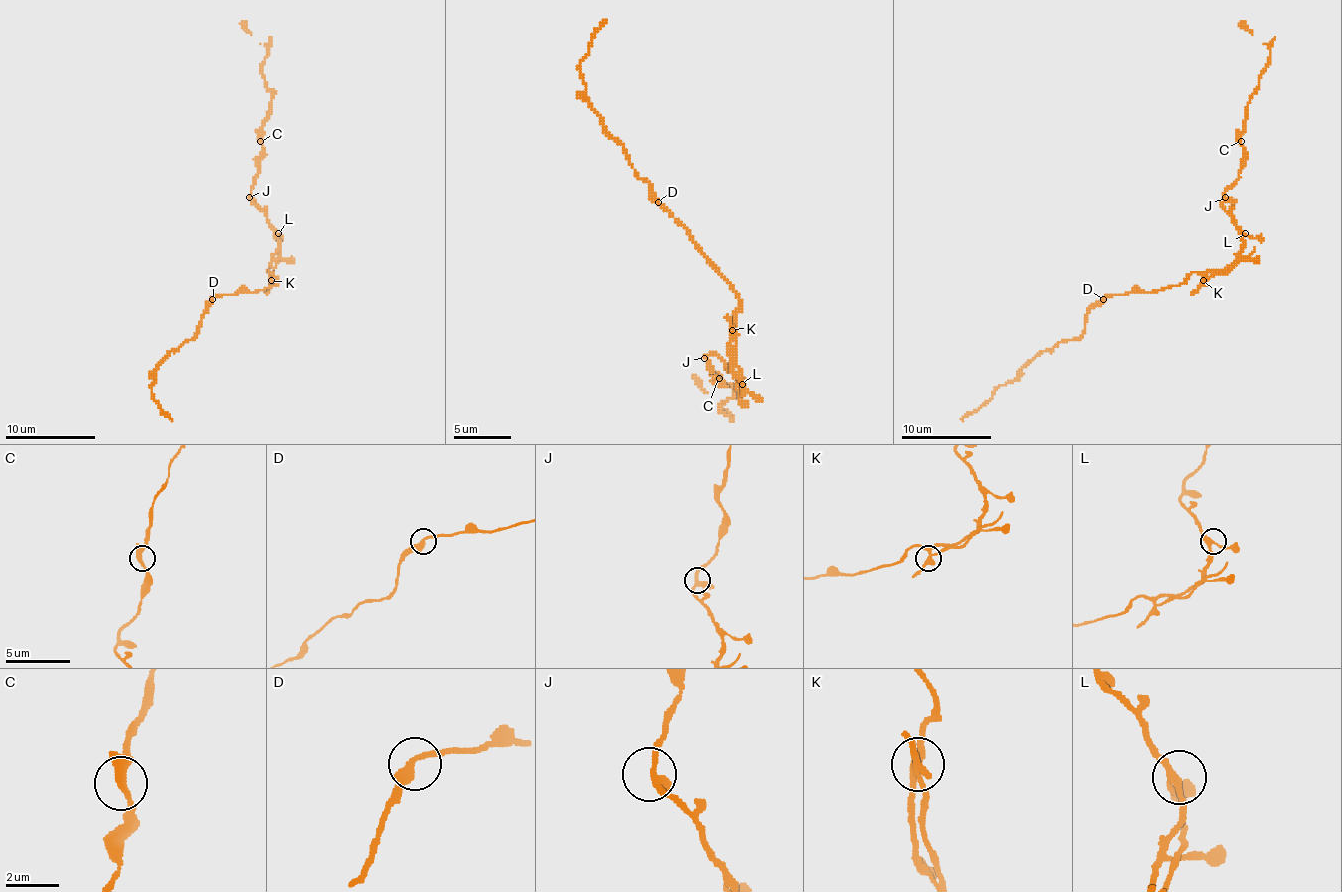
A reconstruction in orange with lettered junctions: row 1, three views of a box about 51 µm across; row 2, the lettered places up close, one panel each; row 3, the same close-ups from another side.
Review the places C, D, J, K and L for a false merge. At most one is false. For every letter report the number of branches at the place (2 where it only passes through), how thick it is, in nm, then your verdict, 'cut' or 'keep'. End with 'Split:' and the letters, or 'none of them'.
C: 3 branches meet; 260 nm thick; keep
D: 2 branches meet; 320 nm thick; keep
J: 3 branches meet; 240 nm thick; keep
K: 4 branches meet; 280 nm thick; cut
L: 3 branches meet; 240 nm thick; keep
Split: K

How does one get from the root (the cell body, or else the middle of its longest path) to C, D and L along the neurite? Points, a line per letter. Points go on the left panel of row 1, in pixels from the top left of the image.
C: (271, 272), (269, 265), (278, 249), (278, 233), (251, 200), (262, 150), (260, 141)
D: (271, 272), (276, 283), (269, 288), (255, 292), (217, 295), (212, 299)
L: (271, 272), (269, 265), (278, 249), (278, 233)

